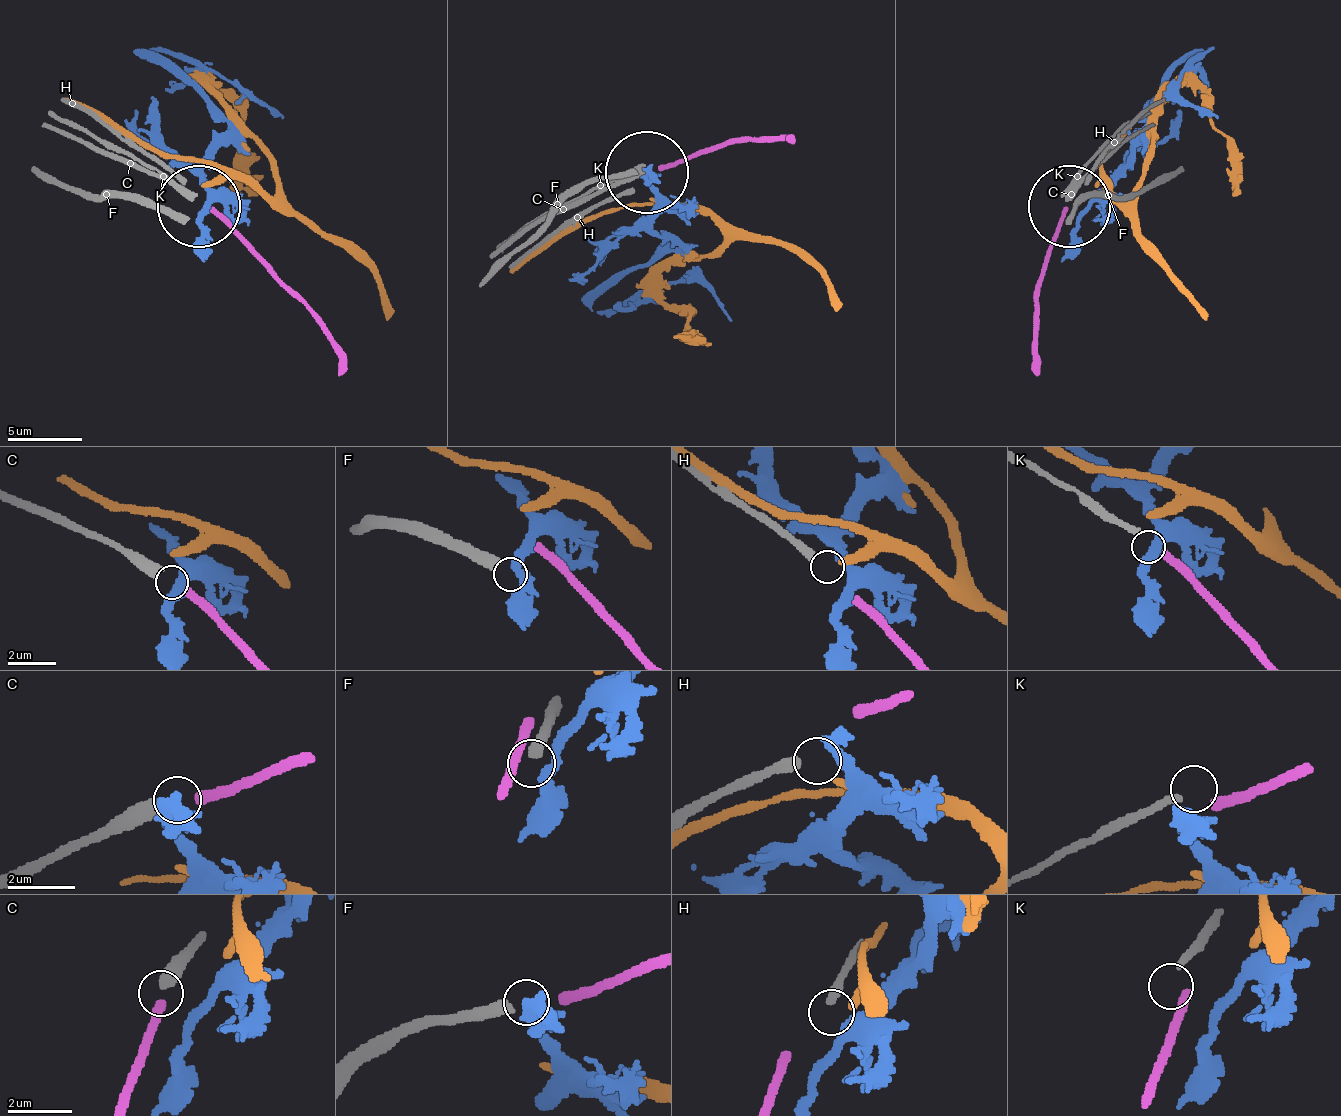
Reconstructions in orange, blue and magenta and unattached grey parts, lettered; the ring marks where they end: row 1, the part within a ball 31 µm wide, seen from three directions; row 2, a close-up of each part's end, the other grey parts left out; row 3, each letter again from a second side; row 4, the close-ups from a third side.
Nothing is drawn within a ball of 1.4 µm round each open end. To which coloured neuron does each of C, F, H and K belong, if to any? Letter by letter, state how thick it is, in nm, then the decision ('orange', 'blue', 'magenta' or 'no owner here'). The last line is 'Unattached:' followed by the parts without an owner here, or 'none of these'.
C: 460 nm thick; magenta
F: 420 nm thick; no owner here
H: 320 nm thick; no owner here
K: 240 nm thick; no owner here
Unattached: F, H, K

